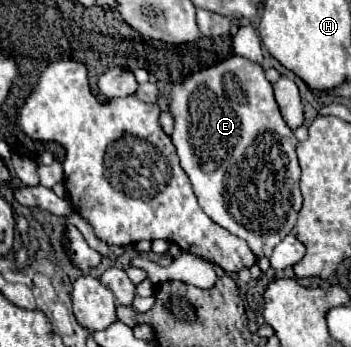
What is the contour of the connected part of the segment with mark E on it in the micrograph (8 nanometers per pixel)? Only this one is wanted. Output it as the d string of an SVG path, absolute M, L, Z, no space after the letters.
M238 55L226 59L226 61L210 67L210 69L202 69L202 71L194 73L192 77L188 77L182 83L172 87L172 93L170 93L170 111L172 111L174 123L176 123L174 133L172 133L172 141L176 145L176 151L178 151L178 157L180 157L180 165L188 173L190 181L192 181L194 193L196 193L198 203L204 209L204 213L212 221L216 221L220 227L224 227L230 233L246 239L256 257L270 257L272 249L294 229L298 211L302 209L302 193L300 193L300 165L298 165L298 159L296 159L296 145L298 145L298 141L296 141L292 129L284 123L284 119L280 115L280 109L278 109L278 105L274 101L274 95L272 95L272 85L264 77L264 69L260 65L244 59L244 57L238 57Z

